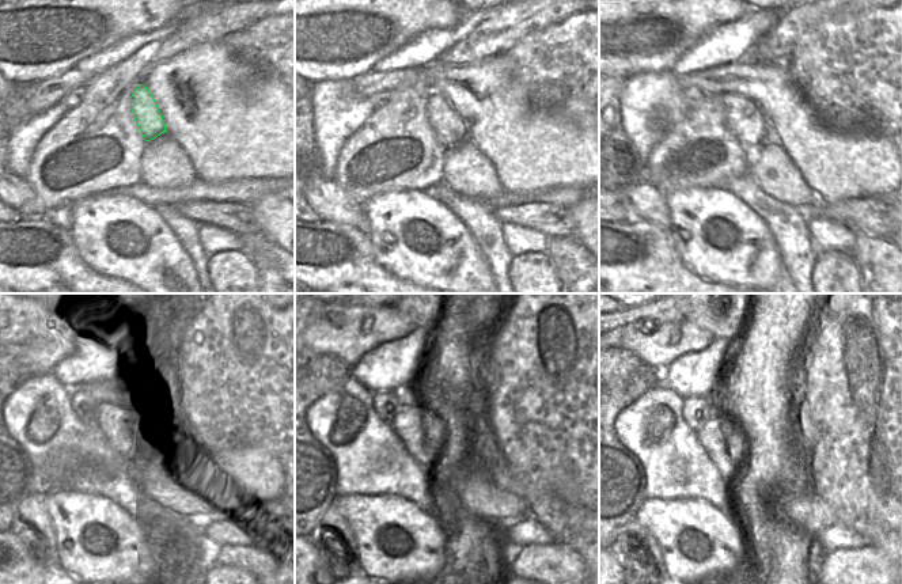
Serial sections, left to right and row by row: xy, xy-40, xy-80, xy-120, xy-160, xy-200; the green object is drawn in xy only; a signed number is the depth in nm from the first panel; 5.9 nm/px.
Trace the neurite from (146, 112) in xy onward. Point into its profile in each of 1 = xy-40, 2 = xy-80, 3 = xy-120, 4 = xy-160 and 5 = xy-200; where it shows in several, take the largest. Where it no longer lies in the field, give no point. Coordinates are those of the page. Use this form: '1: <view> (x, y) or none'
1: xy-40 (450, 129)
2: xy-80 (745, 120)
3: xy-120 (127, 424)
4: xy-160 (423, 432)
5: xy-200 (723, 438)

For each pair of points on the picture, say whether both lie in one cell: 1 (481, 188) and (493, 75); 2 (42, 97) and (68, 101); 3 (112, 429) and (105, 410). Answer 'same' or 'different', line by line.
1: different
2: different
3: same

